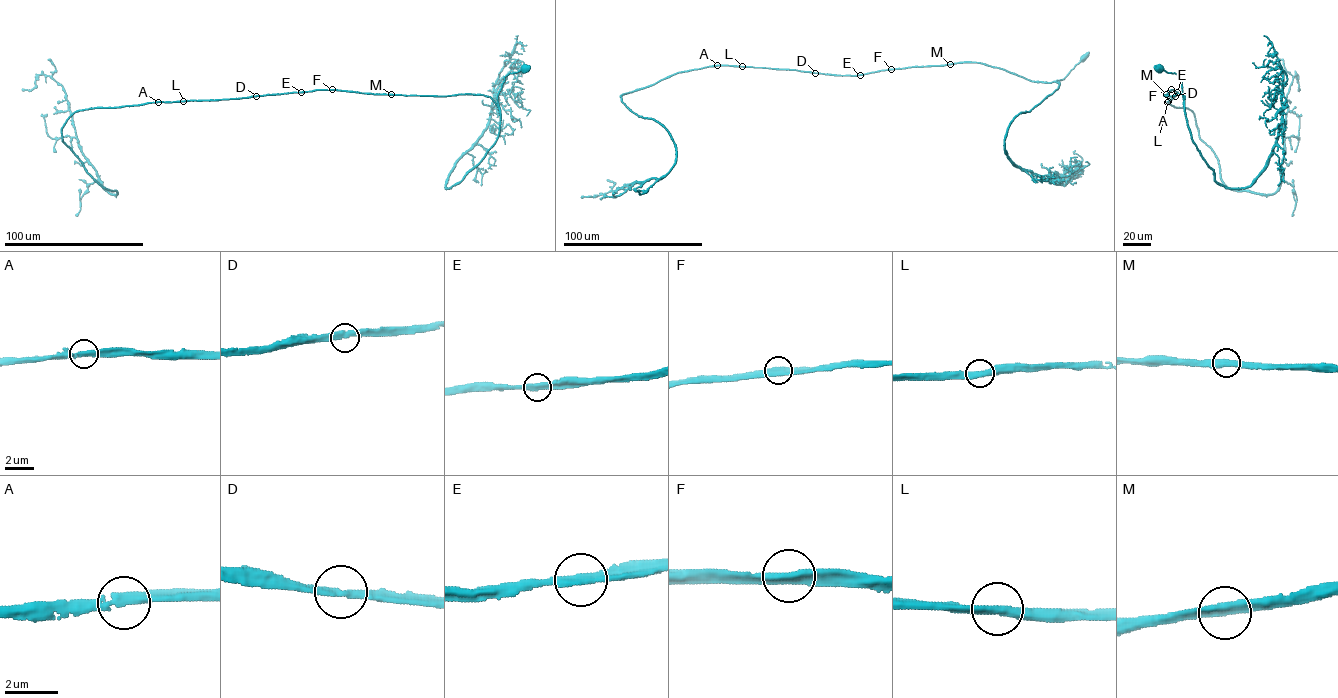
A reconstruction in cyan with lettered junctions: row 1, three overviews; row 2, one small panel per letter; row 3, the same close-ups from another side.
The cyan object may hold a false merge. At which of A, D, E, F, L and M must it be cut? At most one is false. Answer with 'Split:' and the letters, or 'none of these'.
Split: none of these

